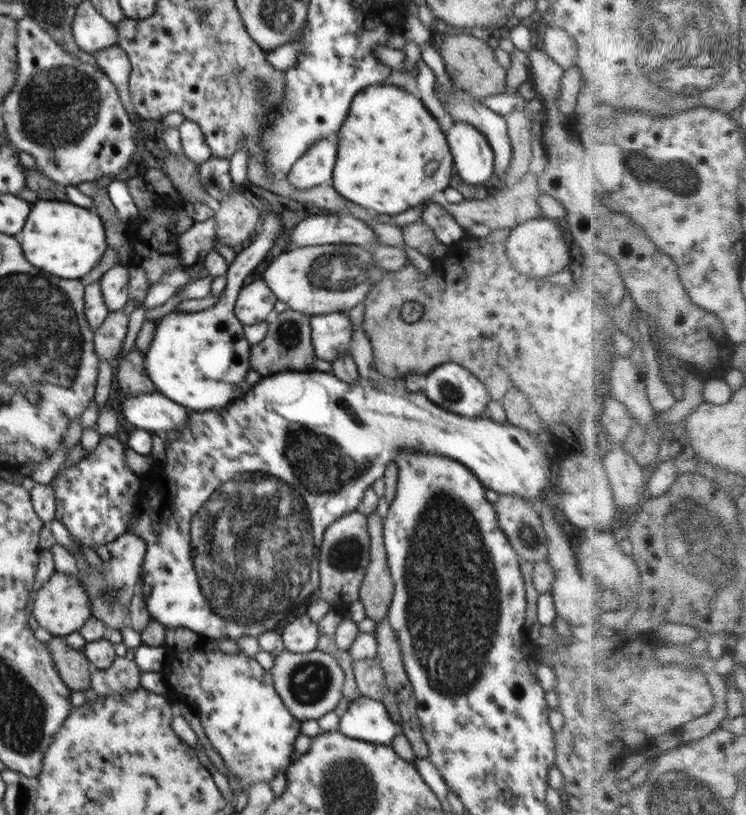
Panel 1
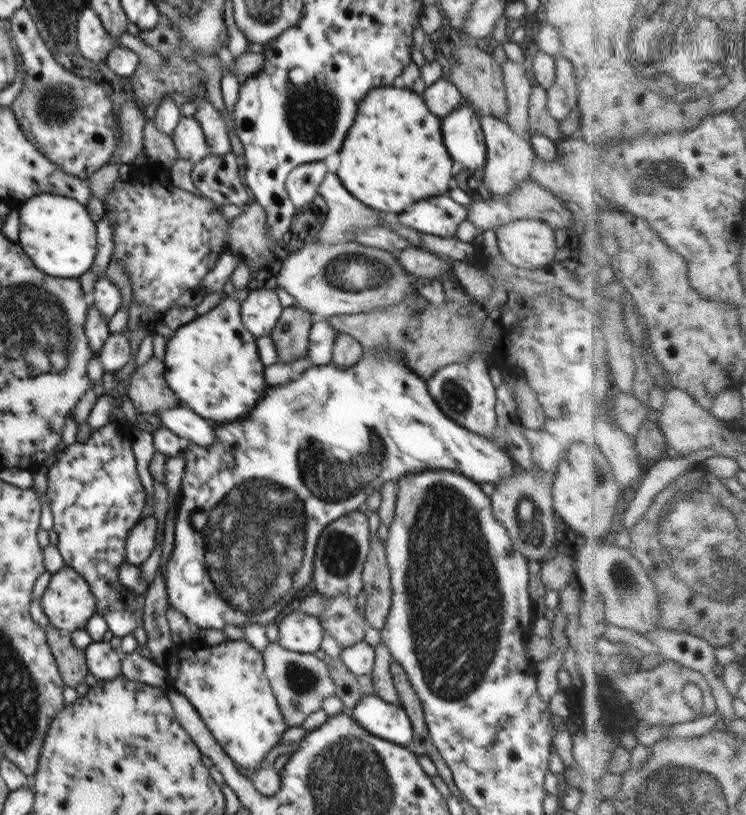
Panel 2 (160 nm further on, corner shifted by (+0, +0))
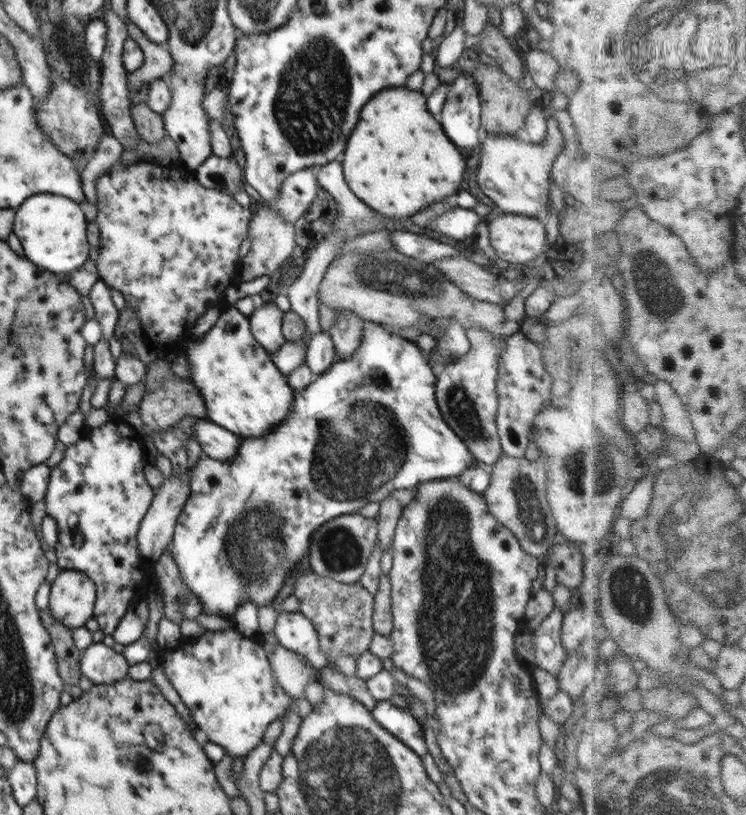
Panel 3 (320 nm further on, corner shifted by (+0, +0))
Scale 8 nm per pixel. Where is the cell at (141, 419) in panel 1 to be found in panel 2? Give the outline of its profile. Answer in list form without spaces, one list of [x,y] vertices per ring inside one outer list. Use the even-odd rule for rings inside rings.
[[[178,406],[172,409],[166,409],[166,411],[158,411],[156,415],[164,427],[180,436],[180,438],[186,437],[189,442],[197,444],[198,446],[212,446],[214,444],[215,428],[212,426],[212,423],[201,418],[188,407]]]

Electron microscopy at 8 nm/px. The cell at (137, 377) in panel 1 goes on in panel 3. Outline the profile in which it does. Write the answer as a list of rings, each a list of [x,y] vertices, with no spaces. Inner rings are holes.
[[[173,373],[170,374],[170,377],[160,387],[144,393],[142,401],[140,401],[138,410],[144,423],[144,428],[140,435],[150,437],[149,433],[153,430],[156,432],[172,430],[172,426],[185,417],[194,416],[204,419],[206,417],[206,406],[204,406],[200,397],[200,391],[196,386],[192,386],[192,383],[179,378]]]

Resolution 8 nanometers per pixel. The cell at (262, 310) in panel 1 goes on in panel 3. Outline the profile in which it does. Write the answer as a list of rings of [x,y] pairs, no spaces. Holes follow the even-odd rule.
[[[258,302],[253,313],[248,316],[252,336],[270,356],[286,344],[281,327],[283,313],[275,303]]]

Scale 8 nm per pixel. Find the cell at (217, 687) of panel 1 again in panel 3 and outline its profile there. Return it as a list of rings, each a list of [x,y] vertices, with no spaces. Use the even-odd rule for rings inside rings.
[[[204,631],[199,637],[190,637],[182,646],[176,646],[161,658],[161,667],[178,696],[188,707],[198,728],[209,741],[219,744],[233,757],[245,757],[263,742],[266,728],[289,710],[293,698],[279,687],[261,638],[244,636],[238,631]]]

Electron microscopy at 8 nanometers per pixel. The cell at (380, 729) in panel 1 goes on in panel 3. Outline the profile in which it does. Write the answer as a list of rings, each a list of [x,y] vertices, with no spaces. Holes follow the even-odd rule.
[[[377,701],[371,710],[372,716],[390,734],[398,737],[408,748],[411,748],[421,758],[428,752],[423,735],[423,728],[414,718],[410,710],[401,709],[390,701]]]

